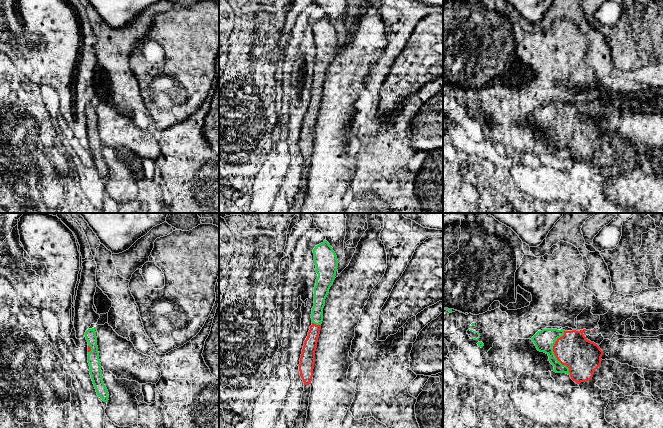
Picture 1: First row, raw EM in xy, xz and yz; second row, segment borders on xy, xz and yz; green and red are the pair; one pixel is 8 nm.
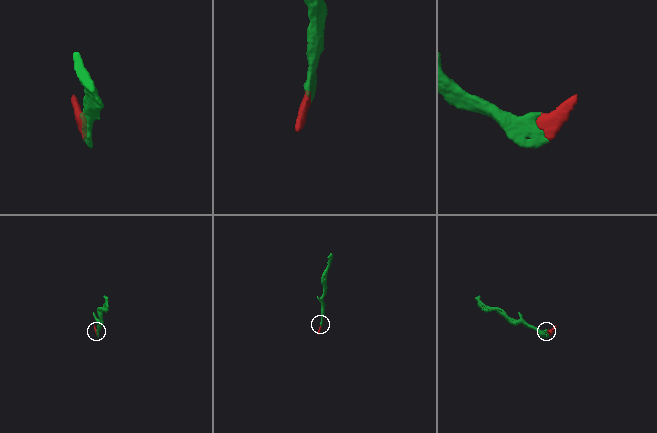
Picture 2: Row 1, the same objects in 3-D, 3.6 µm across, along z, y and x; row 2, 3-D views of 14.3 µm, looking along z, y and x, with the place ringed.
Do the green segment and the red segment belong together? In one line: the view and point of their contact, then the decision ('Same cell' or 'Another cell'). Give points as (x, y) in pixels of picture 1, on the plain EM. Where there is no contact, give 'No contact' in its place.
Touches green at yz (553, 129). Same cell

